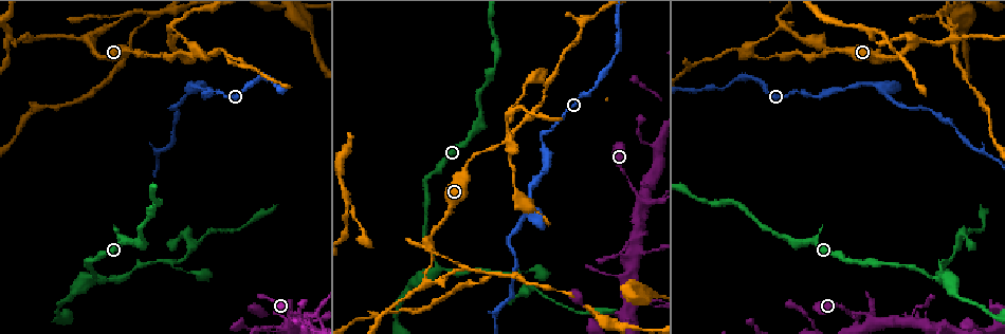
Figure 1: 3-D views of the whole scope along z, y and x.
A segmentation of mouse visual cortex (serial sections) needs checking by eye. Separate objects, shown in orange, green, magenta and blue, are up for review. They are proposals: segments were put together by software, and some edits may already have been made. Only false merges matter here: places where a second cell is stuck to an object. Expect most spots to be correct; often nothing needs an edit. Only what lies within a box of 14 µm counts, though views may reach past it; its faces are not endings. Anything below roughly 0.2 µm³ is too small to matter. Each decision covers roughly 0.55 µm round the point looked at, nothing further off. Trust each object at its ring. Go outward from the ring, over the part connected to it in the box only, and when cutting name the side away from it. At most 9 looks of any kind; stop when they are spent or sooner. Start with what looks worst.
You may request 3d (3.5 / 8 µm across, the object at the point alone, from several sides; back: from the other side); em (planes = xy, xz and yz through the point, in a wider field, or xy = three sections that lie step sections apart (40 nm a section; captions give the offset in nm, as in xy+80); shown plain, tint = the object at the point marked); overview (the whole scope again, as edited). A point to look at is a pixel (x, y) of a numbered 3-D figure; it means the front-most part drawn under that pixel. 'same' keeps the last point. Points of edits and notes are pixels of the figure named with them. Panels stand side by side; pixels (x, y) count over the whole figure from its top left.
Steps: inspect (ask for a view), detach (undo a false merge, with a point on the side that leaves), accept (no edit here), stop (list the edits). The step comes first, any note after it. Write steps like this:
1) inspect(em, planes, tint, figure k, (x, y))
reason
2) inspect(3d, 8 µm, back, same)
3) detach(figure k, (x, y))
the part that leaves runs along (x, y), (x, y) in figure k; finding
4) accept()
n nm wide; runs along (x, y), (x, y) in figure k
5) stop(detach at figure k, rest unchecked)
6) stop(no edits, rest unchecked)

inspect(3d, 8 µm, figure 1, (210, 53))
sharp bend

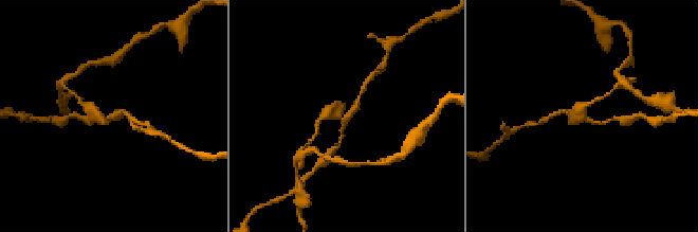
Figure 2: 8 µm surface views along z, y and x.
inspect(3d, 3.5 µm, figure 2, (346, 120))

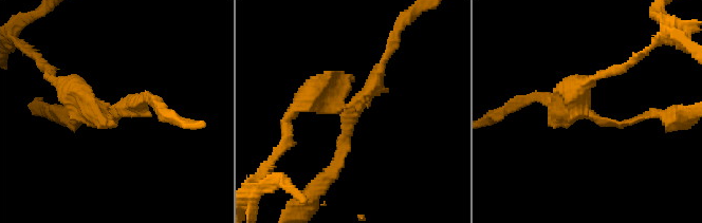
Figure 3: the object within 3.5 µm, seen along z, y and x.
inspect(em, xy, step 5, tint, figure 3, (353, 110))
3 arms; arms of 100, 200, 350 nm

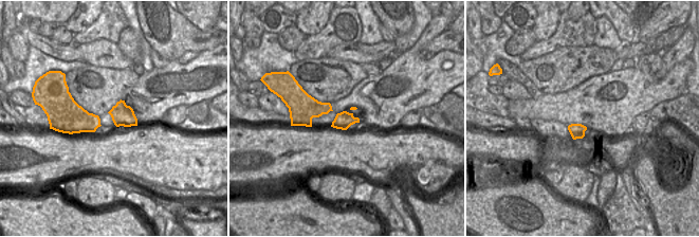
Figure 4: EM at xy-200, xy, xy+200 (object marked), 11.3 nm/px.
detach(figure 3, (552, 113))
the part that leaves runs along (585, 110), (576, 90), (623, 68) in figure 3; two cells meet here

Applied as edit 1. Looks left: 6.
inspect(overview)
redraw

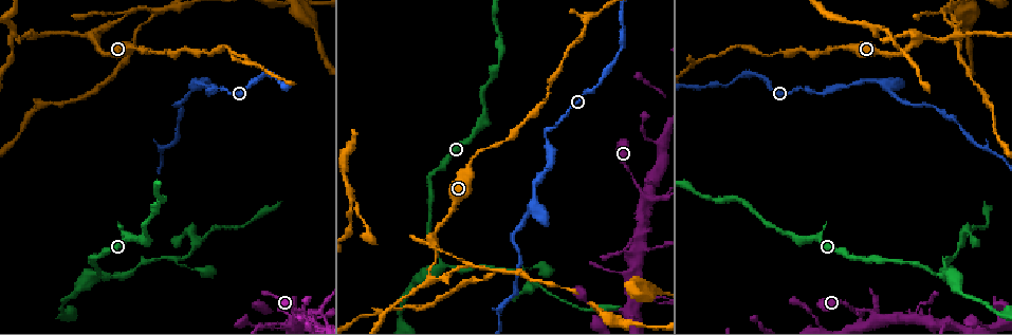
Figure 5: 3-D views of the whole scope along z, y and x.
inspect(3d, 3.5 µm, figure 5, (958, 35))
three arms meet

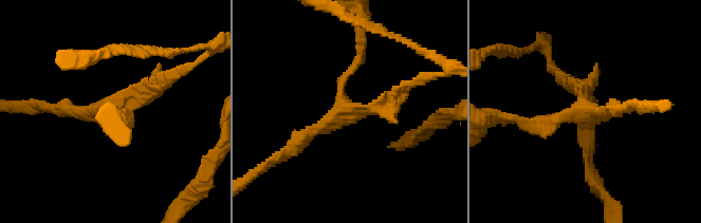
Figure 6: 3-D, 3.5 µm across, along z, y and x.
inspect(em, xy, step 5, tint, figure 6, (582, 112))
3 arms; arms of 150, 200, 200 nm; now the EM

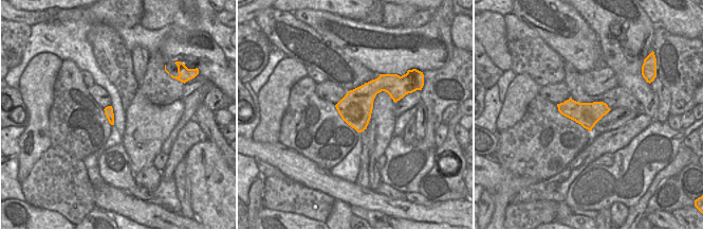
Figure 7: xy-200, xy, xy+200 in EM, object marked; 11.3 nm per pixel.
accept()
runs along (527, 126), (586, 112), (567, 84) in figure 6; all the same cell

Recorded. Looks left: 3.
inspect(3d, 3.5 µm, figure 5, (950, 12))
abrupt turn

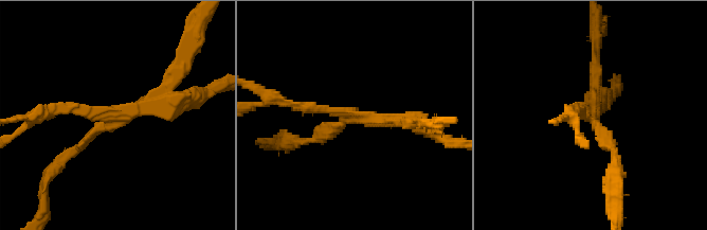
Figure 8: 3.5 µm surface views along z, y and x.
inspect(em, xy, step 3, tint, figure 8, (106, 119))
3 arms; arms of 100, 150, 200 nm; need the tissue

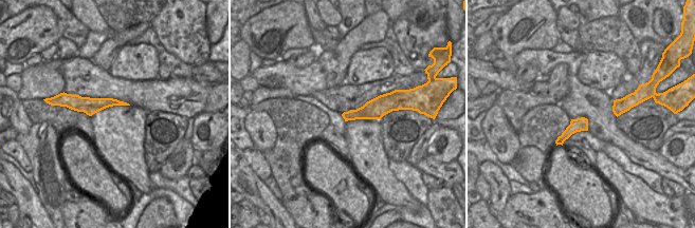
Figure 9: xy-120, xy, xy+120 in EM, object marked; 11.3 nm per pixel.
detach(figure 8, (182, 53))
the part that leaves runs along (106, 126), (47, 175), (43, 197) in figure 8; a second cell is stuck on

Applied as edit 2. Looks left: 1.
stop(detach at figure 3, detach at figure 8, rest unchecked)

